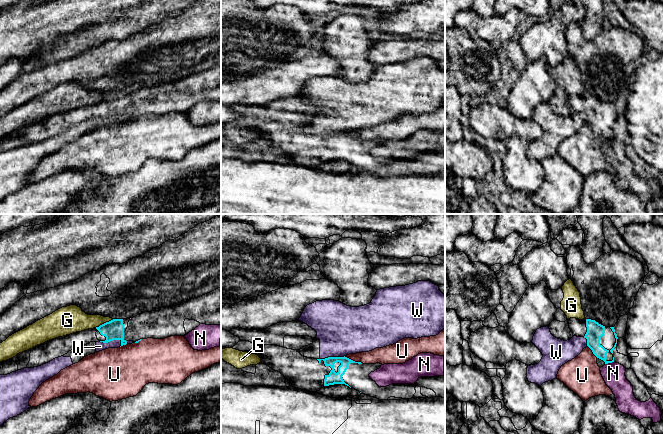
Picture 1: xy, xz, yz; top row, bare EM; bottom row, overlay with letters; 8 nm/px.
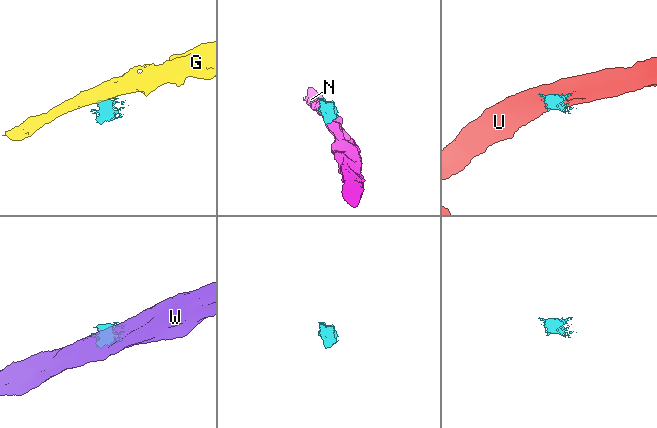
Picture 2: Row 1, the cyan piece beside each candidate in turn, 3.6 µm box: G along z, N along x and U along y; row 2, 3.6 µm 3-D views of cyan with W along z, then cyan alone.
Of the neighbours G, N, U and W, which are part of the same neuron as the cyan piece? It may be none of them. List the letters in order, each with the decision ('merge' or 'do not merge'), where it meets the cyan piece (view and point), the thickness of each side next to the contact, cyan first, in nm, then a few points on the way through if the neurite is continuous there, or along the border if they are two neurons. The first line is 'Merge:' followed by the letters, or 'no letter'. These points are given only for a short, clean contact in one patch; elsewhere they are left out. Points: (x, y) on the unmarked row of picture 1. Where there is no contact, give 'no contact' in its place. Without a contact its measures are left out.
Merge: no letter
G: do not merge; contact xy (104, 99); calibres 160 and 200 nm; border xy (113, 95), (95, 103)
N: do not merge; contact yz (609, 138); calibres 120 and 180 nm; border yz (613, 137), (605, 140)
U: do not merge; contact xz (352, 136); calibres 100 and 130 nm; border xz (344, 132), (361, 139)
W: do not merge; contact xy (112, 116); calibres 160 and 70 nm; border xy (99, 117), (119, 116), (121, 121)

